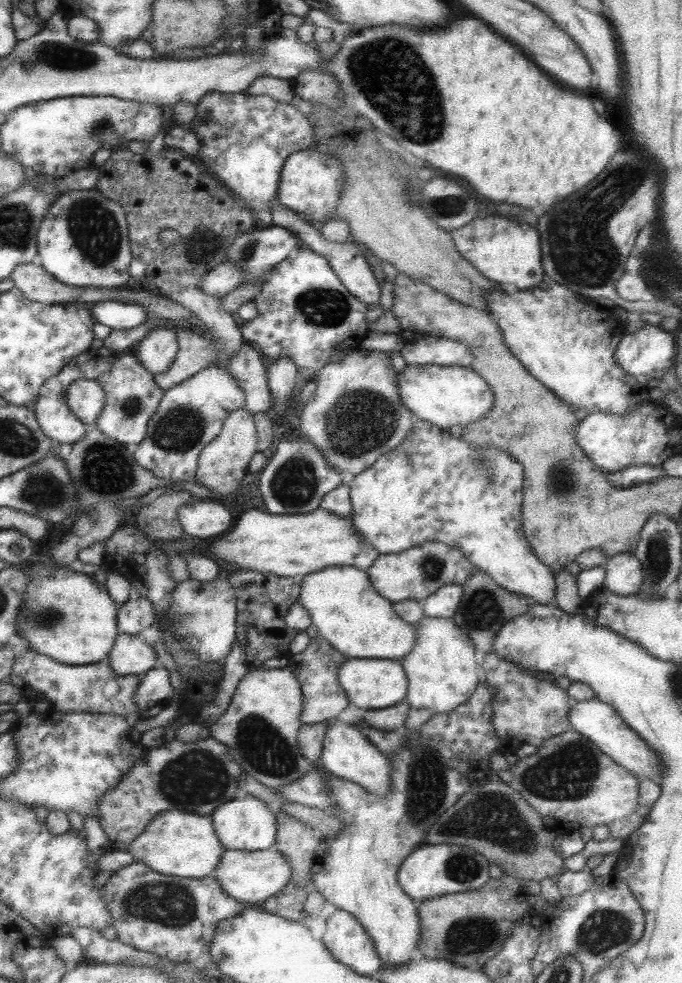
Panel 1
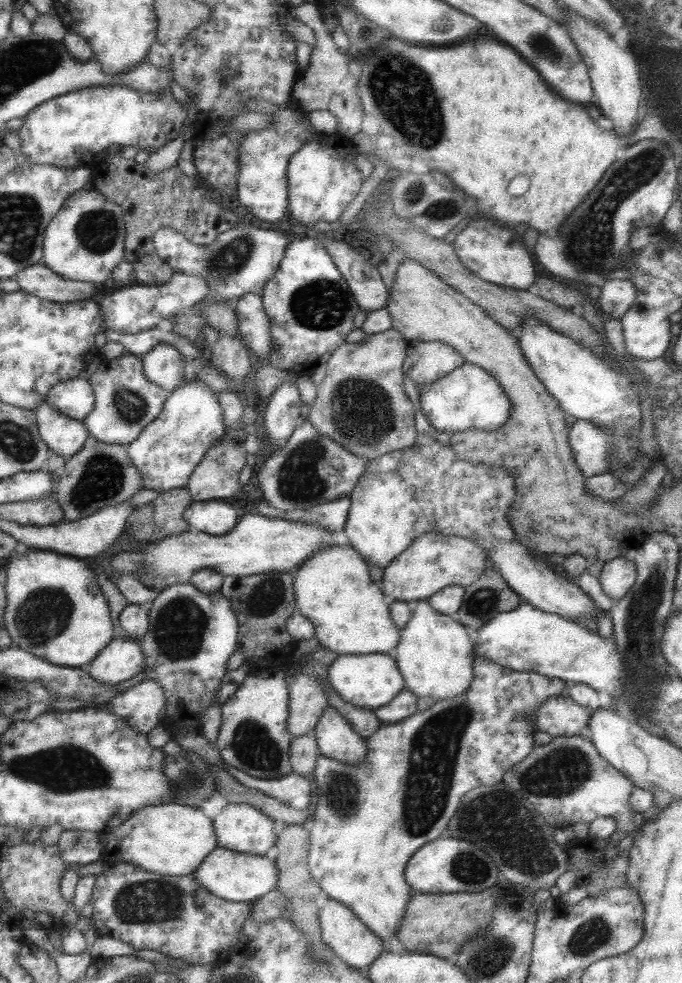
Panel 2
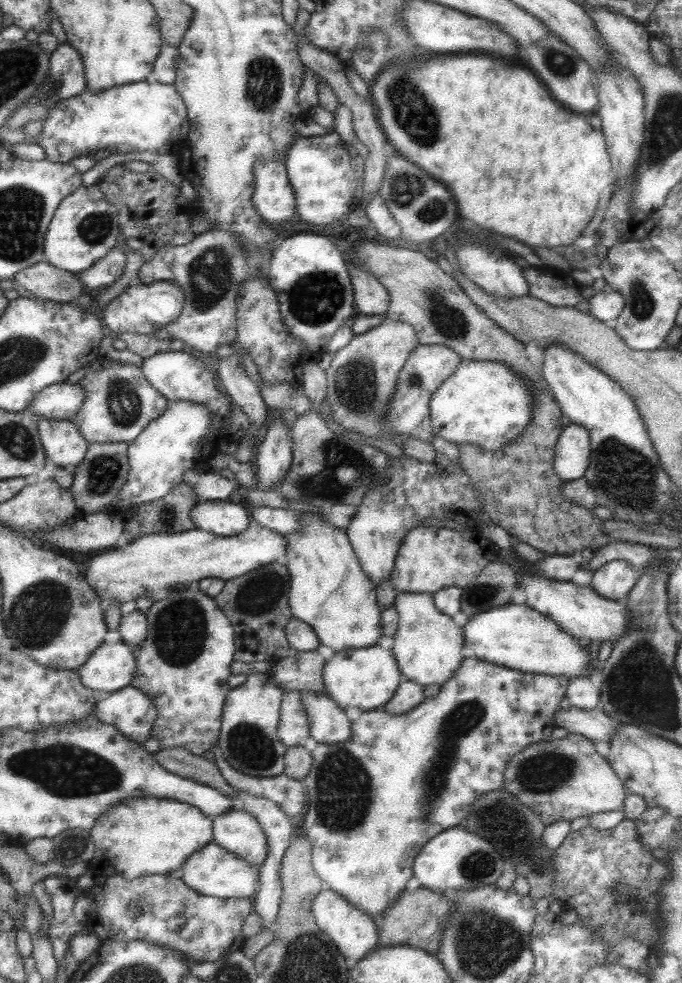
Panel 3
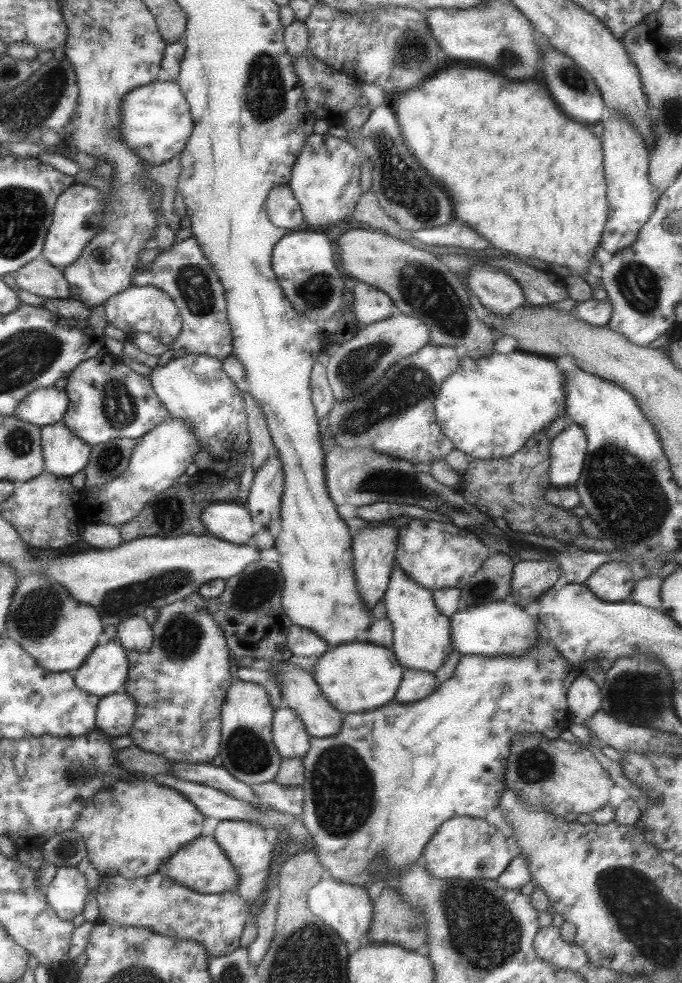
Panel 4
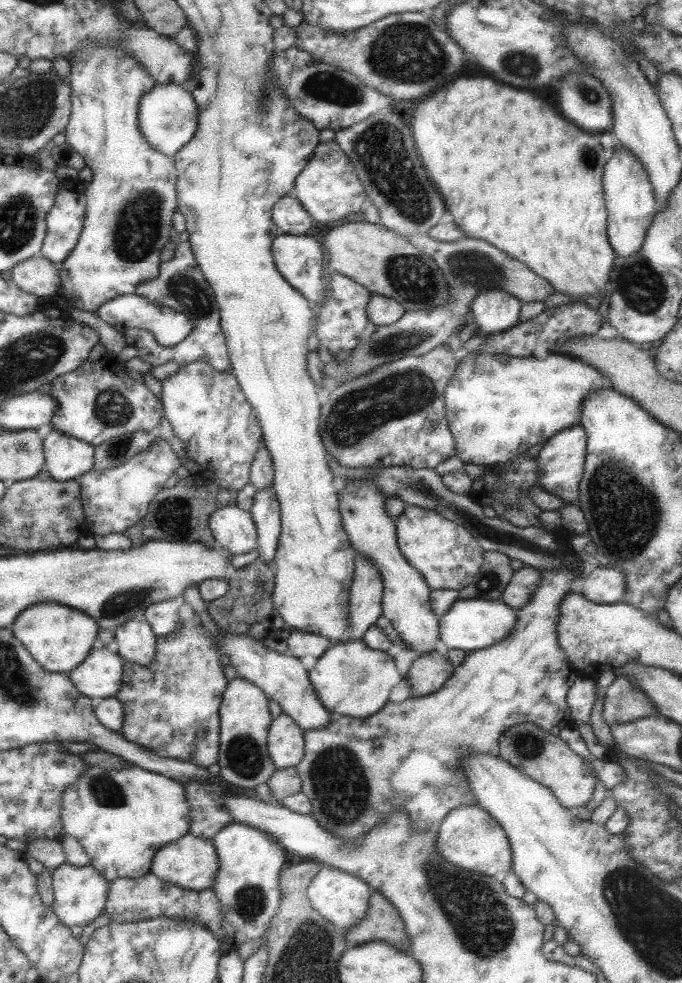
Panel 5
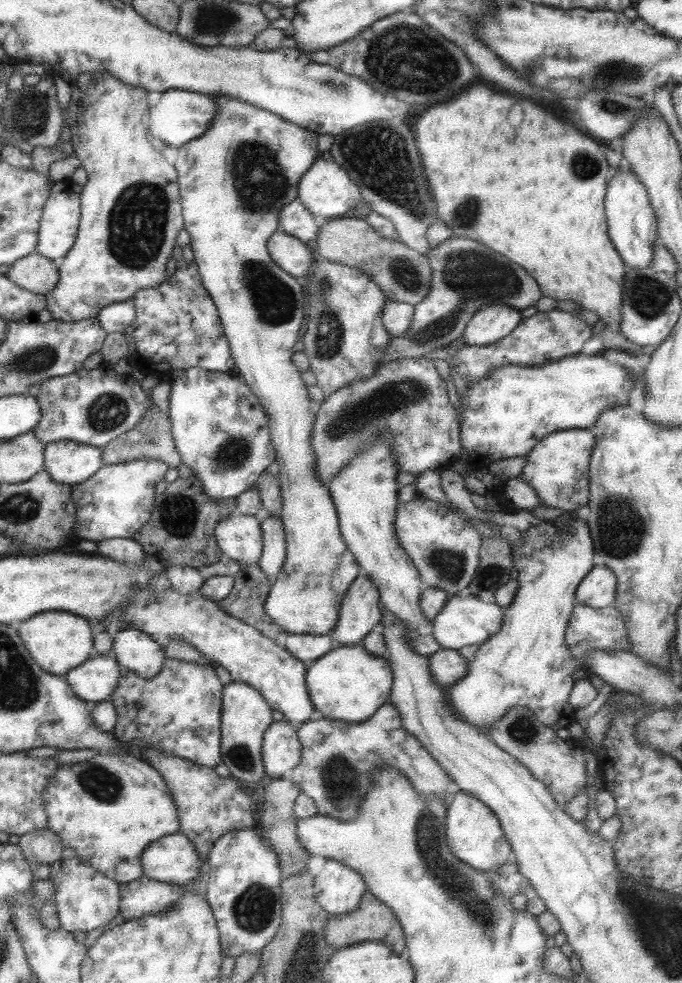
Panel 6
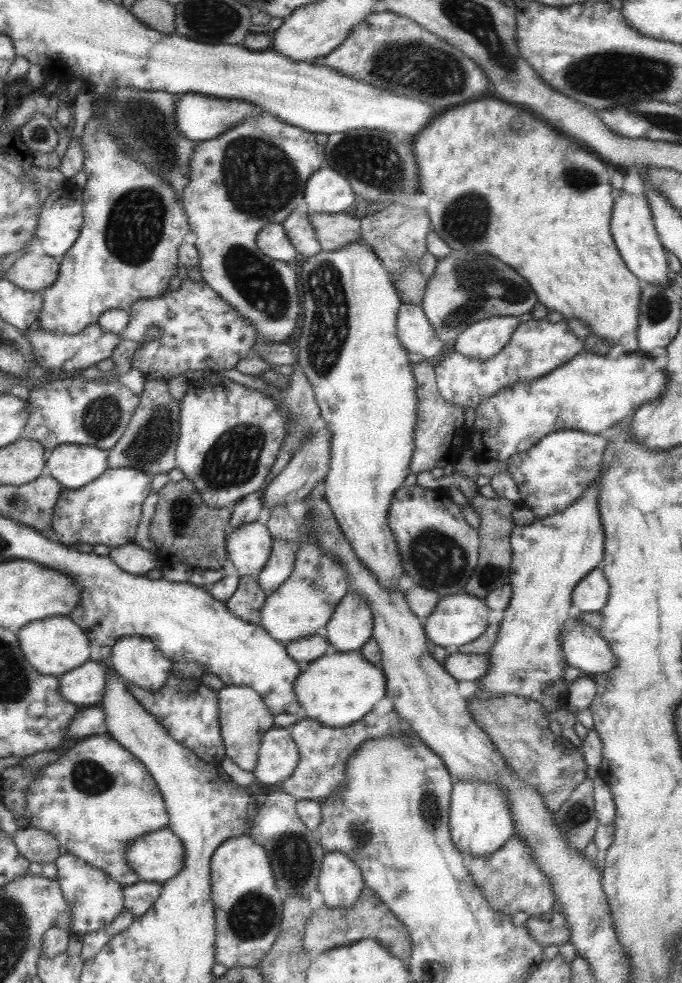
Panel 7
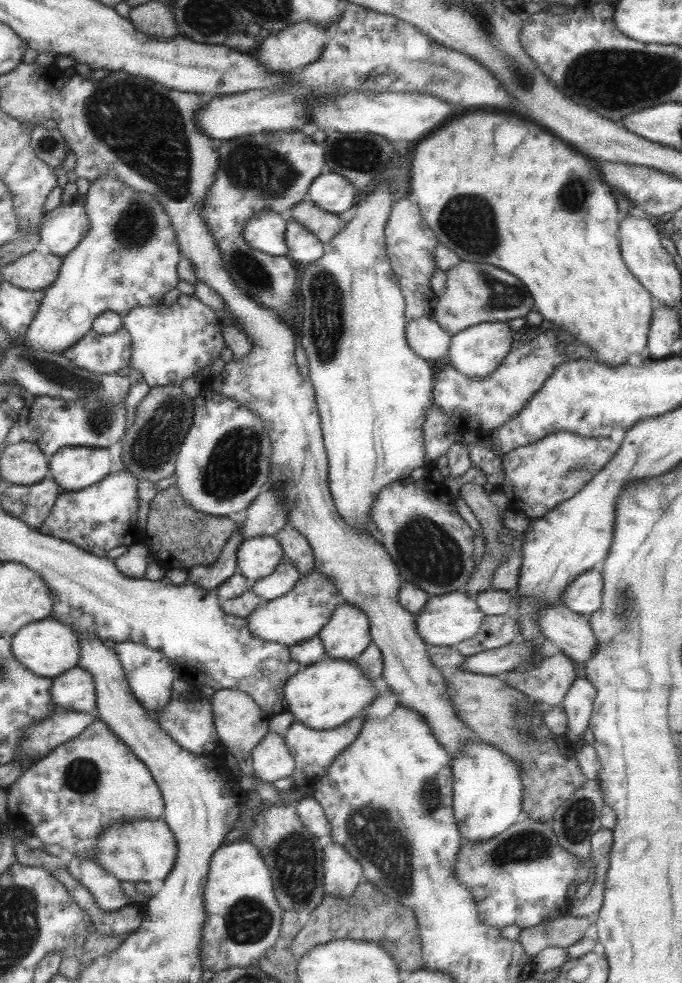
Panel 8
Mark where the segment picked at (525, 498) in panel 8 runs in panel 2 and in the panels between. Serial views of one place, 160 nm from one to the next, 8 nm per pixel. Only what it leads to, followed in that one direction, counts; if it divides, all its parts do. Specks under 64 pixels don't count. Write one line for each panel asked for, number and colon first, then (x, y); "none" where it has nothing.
2: (590, 445)
3: (571, 459)
4: (566, 451)
5: (560, 460)
6: (556, 468)
7: (552, 474)

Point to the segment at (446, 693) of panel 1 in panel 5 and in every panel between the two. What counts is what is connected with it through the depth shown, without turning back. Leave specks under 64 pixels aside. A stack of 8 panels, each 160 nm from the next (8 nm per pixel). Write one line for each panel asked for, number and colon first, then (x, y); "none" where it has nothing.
2: (434, 653)
3: (426, 645)
4: (420, 635)
5: (405, 605)

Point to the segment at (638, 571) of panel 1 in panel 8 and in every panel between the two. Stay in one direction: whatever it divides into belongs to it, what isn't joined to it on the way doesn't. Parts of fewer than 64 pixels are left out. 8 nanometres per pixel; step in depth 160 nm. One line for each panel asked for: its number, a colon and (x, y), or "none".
2: (618, 575)
3: (613, 580)
4: (611, 582)
5: (605, 584)
6: (597, 589)
7: (588, 596)
8: (582, 595)

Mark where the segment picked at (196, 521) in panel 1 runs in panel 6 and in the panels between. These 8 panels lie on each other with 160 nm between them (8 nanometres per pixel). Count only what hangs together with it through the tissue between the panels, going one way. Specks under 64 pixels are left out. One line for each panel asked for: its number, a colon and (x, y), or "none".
2: (213, 517)
3: (221, 518)
4: (230, 522)
5: (232, 529)
6: (238, 537)

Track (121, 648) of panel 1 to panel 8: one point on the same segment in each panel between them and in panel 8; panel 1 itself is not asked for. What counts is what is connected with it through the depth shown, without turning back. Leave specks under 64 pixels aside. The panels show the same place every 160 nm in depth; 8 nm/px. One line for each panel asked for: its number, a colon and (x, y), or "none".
2: (121, 661)
3: (109, 667)
4: (103, 672)
5: (98, 675)
6: (93, 680)
7: (83, 686)
8: (73, 690)

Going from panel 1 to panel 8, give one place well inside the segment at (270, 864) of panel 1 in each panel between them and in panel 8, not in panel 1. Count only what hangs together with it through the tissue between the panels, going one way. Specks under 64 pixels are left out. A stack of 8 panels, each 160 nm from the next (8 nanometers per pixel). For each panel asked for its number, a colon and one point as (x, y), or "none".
2: (235, 877)
3: (211, 871)
4: (200, 865)
5: (189, 862)
6: (173, 859)
7: (157, 856)
8: (138, 851)

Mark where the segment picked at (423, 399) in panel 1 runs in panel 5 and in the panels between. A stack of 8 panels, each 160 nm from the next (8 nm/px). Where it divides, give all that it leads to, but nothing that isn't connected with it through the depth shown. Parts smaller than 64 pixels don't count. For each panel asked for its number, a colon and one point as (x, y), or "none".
2: (467, 397)
3: (485, 404)
4: (489, 406)
5: (496, 406)

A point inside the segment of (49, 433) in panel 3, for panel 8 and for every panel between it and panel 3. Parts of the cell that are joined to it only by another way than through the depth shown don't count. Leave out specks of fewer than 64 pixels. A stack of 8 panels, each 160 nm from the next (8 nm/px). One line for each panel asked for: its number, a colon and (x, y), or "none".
4: (63, 454)
5: (65, 458)
6: (65, 462)
7: (72, 466)
8: (74, 468)

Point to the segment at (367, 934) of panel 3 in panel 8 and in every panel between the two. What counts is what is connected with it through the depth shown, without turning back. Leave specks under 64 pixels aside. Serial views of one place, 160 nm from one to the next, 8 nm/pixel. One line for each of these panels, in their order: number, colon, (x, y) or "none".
4: (346, 909)
5: (341, 898)
6: (337, 889)
7: (339, 880)
8: (341, 873)

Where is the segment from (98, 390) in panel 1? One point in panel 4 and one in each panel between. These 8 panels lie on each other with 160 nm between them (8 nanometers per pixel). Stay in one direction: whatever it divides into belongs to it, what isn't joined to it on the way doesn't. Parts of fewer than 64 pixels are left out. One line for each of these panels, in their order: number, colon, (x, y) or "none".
2: (74, 397)
3: (59, 402)
4: (44, 406)

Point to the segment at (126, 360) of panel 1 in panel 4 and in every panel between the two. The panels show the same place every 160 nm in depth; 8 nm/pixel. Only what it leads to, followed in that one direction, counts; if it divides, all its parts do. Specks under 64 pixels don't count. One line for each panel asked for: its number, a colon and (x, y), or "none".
2: (125, 401)
3: (118, 403)
4: (106, 400)

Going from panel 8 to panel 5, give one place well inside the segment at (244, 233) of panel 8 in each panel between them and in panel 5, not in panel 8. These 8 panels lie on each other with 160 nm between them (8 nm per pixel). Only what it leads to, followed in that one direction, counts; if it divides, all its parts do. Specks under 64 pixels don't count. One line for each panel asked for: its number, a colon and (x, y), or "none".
5: (299, 259)
6: (291, 255)
7: (272, 242)

